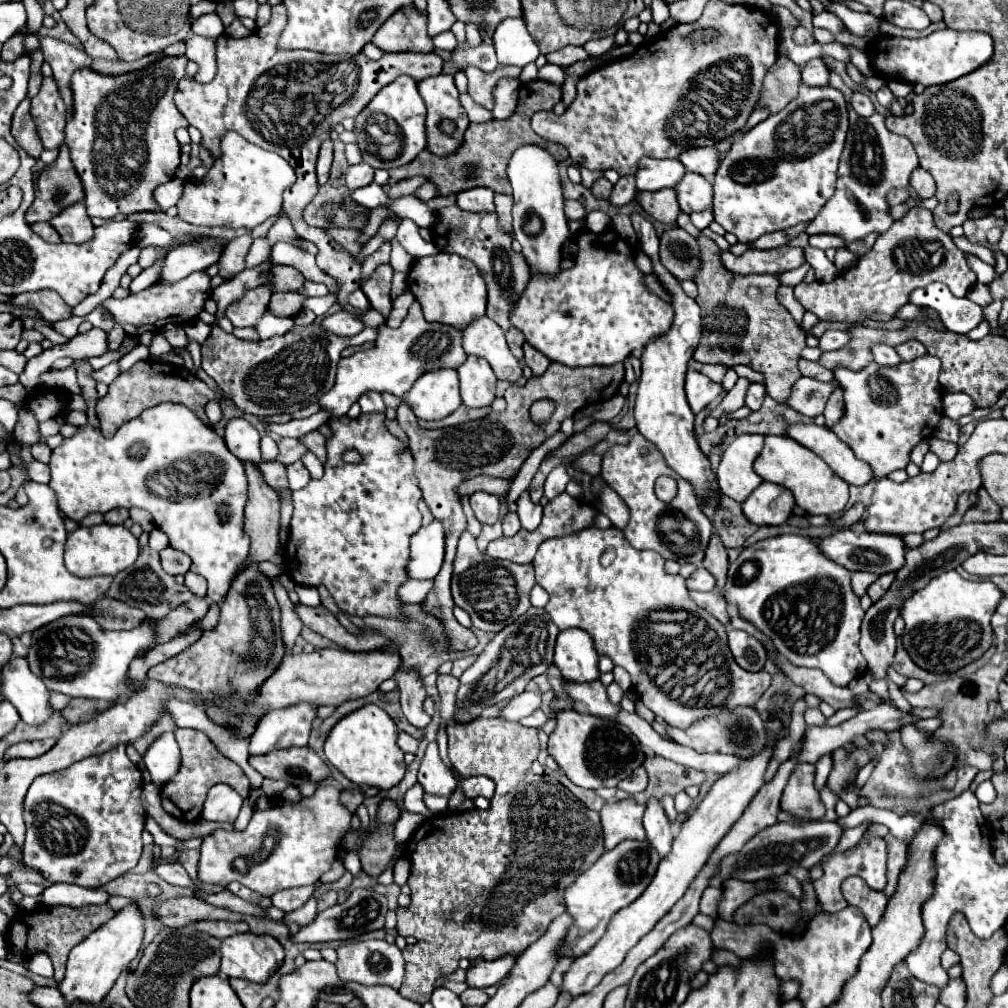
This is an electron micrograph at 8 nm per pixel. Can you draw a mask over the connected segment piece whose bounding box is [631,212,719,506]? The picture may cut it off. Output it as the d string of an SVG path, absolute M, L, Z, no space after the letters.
M639 212L631 214L631 222L633 228L641 240L641 248L645 254L651 256L653 266L655 266L655 274L659 276L661 284L671 292L673 296L673 306L675 306L675 320L671 330L657 338L651 340L641 356L641 364L643 364L643 374L639 378L639 390L637 390L637 402L635 402L635 420L637 420L637 430L651 440L661 454L665 456L667 464L685 480L689 480L695 488L695 494L709 500L711 504L715 502L715 506L719 504L717 498L711 494L711 490L717 490L713 486L713 472L709 466L709 460L705 458L705 454L699 450L695 434L693 434L693 420L695 414L687 404L685 398L685 374L687 374L687 362L691 360L699 340L701 340L701 312L699 306L693 298L685 296L685 292L681 292L681 286L677 280L673 280L673 276L669 276L669 272L661 266L659 262L659 238L655 234L653 224Z

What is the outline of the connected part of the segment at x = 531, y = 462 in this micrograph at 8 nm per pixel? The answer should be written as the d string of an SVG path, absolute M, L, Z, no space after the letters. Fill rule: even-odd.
M557 432L555 436L551 436L551 438L547 439L547 442L544 442L540 447L531 452L522 464L517 477L513 480L511 490L506 496L507 504L512 503L519 498L521 493L528 488L533 476L536 474L547 453L553 451L553 448L557 448L557 446L559 446L561 442L565 442L565 440L567 440L567 436L563 436L561 432Z

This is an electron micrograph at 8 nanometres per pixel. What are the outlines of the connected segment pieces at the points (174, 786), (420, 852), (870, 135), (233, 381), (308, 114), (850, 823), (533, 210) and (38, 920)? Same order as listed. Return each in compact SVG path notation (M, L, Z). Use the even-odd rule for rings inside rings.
M177 730L175 738L177 738L179 748L181 748L181 768L179 768L177 776L161 788L163 808L171 816L185 820L185 822L197 820L201 816L201 808L203 808L203 802L207 798L209 788L219 784L219 782L229 784L243 798L247 798L249 788L251 788L249 778L243 774L243 770L235 762L231 762L229 758L219 754L219 750L213 746L213 742L203 732L199 732L199 730Z
M477 718L469 724L449 723L446 733L448 756L456 770L464 776L489 776L497 784L491 806L487 810L473 808L467 812L433 814L399 846L395 842L399 806L395 800L385 798L377 808L375 830L349 830L343 838L343 848L357 852L365 874L381 874L391 860L409 858L411 862L411 904L409 908L397 908L397 932L401 936L415 936L417 942L403 950L405 980L399 994L419 1004L429 1002L441 974L455 972L461 958L495 960L505 954L519 956L539 940L549 922L565 912L565 888L605 852L599 814L585 808L555 778L533 774L531 764L539 756L537 728L525 728L519 722L499 718Z
M849 98L847 108L849 108L849 132L839 162L837 190L805 230L807 234L841 236L845 240L845 246L863 240L871 232L885 232L893 224L887 194L895 188L909 188L909 176L919 164L915 148L909 142L909 138L889 132L883 114L875 112L869 118L861 118L851 108Z
M261 262L249 270L243 270L241 274L213 290L211 296L217 302L215 324L211 324L211 334L201 344L201 368L211 378L215 378L227 398L231 398L243 412L255 416L273 416L283 412L293 414L317 402L335 384L335 370L341 350L347 346L373 342L377 334L375 328L365 328L353 338L341 338L335 334L327 334L327 330L323 330L319 324L295 326L291 332L269 340L241 340L225 332L219 326L219 318L223 318L227 306L243 298L249 290L261 286L267 278L267 272L269 264Z
M283 4L273 6L271 20L263 26L253 30L251 38L233 38L229 34L223 34L217 38L217 76L205 84L194 86L193 76L197 73L198 66L189 61L186 66L186 76L179 82L174 95L177 108L187 116L189 124L195 126L201 132L201 148L209 150L211 158L215 160L219 156L221 138L227 132L237 132L245 140L265 148L273 150L279 156L283 156L293 170L297 172L295 184L291 184L283 194L283 210L291 218L291 224L295 232L311 240L317 248L317 266L333 276L337 282L341 282L339 290L339 304L345 306L351 292L355 292L361 282L361 262L353 258L349 250L345 250L329 230L313 228L303 222L303 210L305 206L315 198L319 184L315 176L315 164L319 146L323 140L329 138L329 130L341 122L347 116L357 116L373 96L397 80L399 76L407 74L415 82L421 82L425 78L441 74L443 60L431 52L431 54L417 54L417 52L397 52L397 54L383 54L381 60L371 60L365 54L319 54L311 50L281 50L277 48L277 40L285 28L287 12ZM267 70L291 70L291 74L285 76L285 88L279 92L277 102L259 100L259 92L253 92L255 80Z
M865 806L865 808L853 810L847 818L837 818L836 823L843 829L846 829L859 826L865 820L885 824L893 832L893 836L897 836L897 838L901 836L909 844L911 838L913 838L913 832L921 826L925 816L921 816L921 814L899 816L899 814L891 812L891 810L879 810L879 808L873 808L873 806Z
M525 144L517 148L507 166L507 176L513 186L513 230L521 242L523 256L527 258L531 272L557 274L561 262L561 246L571 238L567 218L563 214L563 182L559 176L559 162L543 146Z
M41 906L33 912L19 910L17 916L11 920L7 940L9 948L15 954L31 956L35 952L45 952L49 954L53 966L55 966L55 982L61 984L63 974L65 974L65 962L73 946L83 942L95 928L103 926L107 920L115 916L115 910L109 906L83 906L83 908L67 908L67 906Z

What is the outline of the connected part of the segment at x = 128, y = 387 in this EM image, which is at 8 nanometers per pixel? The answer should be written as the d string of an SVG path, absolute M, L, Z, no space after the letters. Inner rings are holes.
M137 362L131 370L119 374L113 384L109 384L109 392L105 398L99 398L95 410L99 422L101 422L101 432L103 436L111 438L119 426L123 426L125 422L137 418L145 408L157 406L161 402L175 402L175 404L183 404L187 408L191 408L191 412L195 412L205 424L213 426L207 416L203 406L211 400L221 400L219 398L221 392L213 392L203 380L199 380L195 374L191 374L187 368L183 366L173 366L167 362Z

